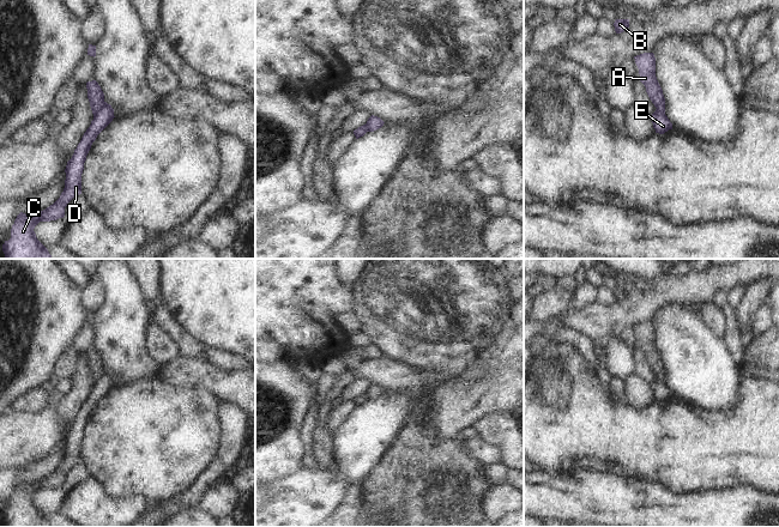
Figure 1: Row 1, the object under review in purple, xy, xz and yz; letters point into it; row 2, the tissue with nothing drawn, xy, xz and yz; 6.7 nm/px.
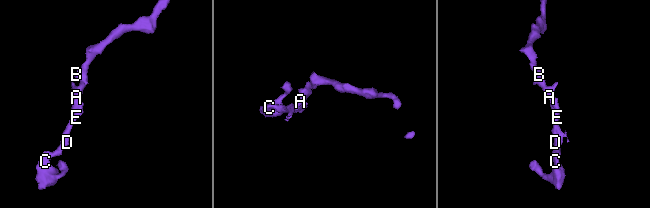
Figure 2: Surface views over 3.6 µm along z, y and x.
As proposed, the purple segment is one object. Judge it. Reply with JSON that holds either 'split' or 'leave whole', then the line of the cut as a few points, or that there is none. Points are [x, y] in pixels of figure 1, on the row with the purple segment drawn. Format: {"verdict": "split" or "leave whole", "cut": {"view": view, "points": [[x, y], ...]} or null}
{"verdict": "split", "cut": {"view": "xy", "points": [[104, 102], [94, 116]]}}

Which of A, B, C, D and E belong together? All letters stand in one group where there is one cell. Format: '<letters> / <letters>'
A B / C D E

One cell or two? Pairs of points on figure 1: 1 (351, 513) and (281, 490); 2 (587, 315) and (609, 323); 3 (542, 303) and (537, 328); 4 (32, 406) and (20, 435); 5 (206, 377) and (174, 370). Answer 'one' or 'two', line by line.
1: two
2: one
3: two
4: two
5: one

